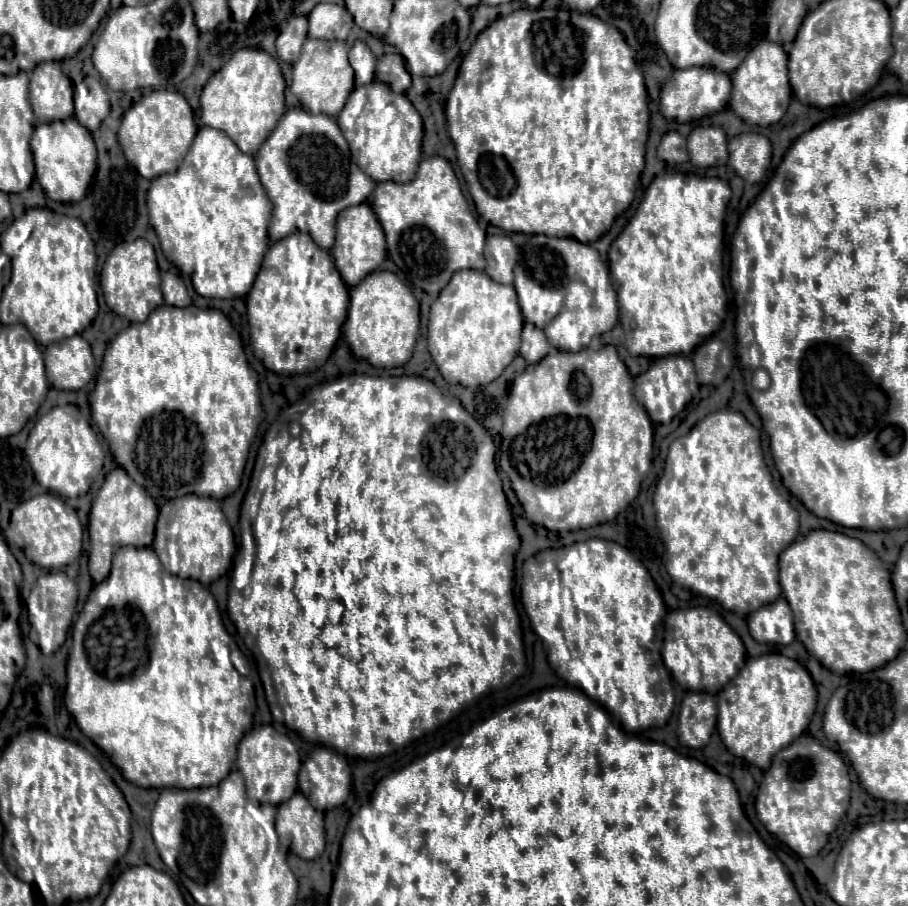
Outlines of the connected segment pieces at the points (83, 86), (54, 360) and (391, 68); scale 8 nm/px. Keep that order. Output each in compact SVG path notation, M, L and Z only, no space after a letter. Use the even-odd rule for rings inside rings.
M86 76L76 88L76 120L80 120L80 124L84 124L90 132L94 132L100 122L104 120L104 116L108 116L110 112L110 102L108 102L108 94L104 94L102 98L102 90L100 90L100 82L92 76Z
M82 336L54 342L44 352L48 382L58 390L80 390L96 374L90 344Z
M384 54L376 64L376 80L388 84L394 92L406 92L410 88L410 74L400 54Z

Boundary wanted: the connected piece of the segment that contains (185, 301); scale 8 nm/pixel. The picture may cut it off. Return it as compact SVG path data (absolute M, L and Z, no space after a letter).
M164 272L162 274L162 294L164 294L164 302L168 306L184 308L184 306L192 304L184 282L180 280L180 276L176 276L172 272Z

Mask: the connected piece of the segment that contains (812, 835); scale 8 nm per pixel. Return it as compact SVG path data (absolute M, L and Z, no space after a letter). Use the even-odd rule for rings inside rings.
M808 734L782 748L766 770L756 794L756 814L768 832L798 856L816 856L850 804L850 776L844 760Z

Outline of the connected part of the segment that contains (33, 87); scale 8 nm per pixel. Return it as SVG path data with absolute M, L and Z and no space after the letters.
M40 62L30 76L30 104L40 122L66 120L72 112L72 82L58 62Z

